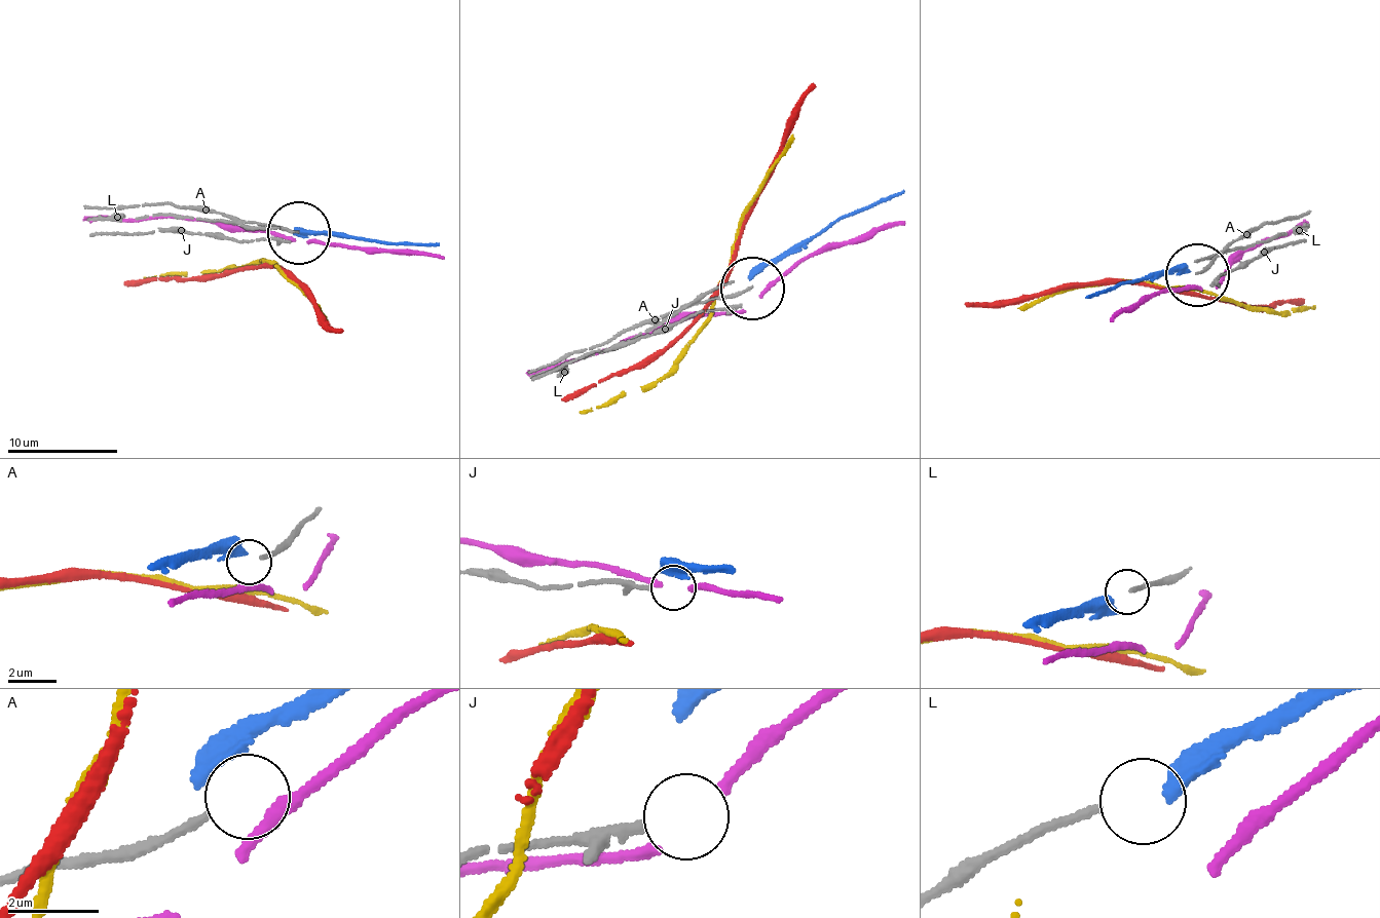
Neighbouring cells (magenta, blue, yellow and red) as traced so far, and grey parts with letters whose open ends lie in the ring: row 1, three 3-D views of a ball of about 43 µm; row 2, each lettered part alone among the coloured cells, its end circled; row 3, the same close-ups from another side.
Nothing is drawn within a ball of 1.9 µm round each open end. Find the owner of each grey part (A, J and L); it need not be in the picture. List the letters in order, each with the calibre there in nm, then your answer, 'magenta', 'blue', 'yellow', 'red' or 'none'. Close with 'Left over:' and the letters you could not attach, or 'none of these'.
A: calibre 170 nm; none
J: calibre 200 nm; none
L: calibre 160 nm; blue
Left over: A, J

